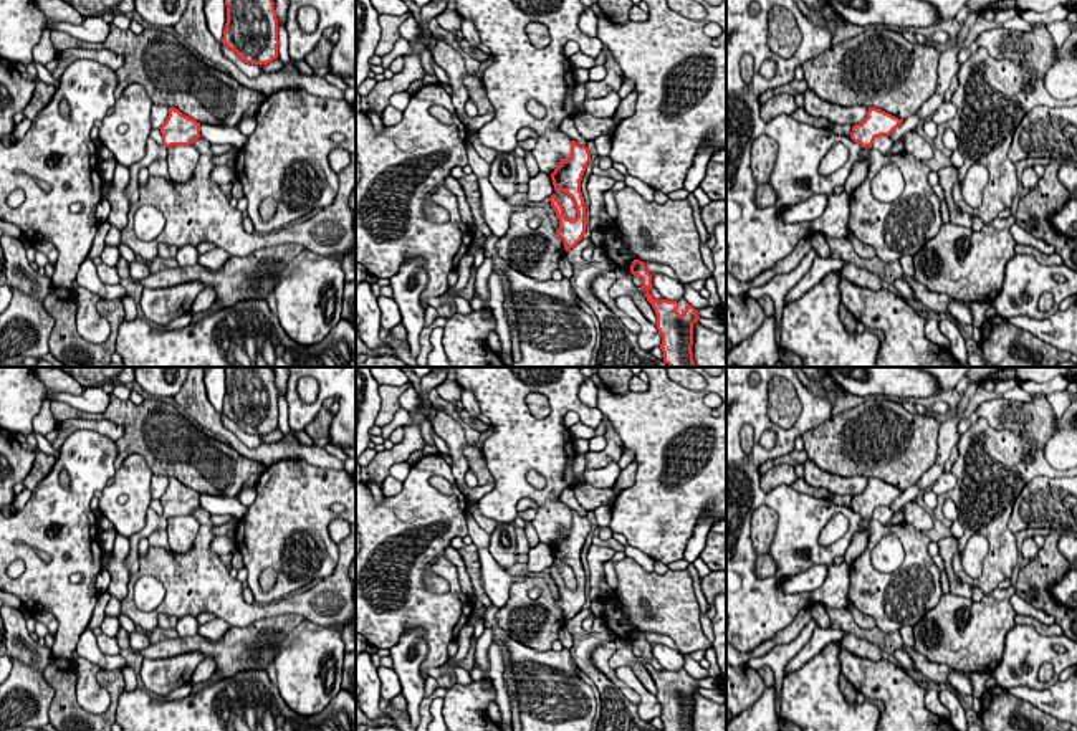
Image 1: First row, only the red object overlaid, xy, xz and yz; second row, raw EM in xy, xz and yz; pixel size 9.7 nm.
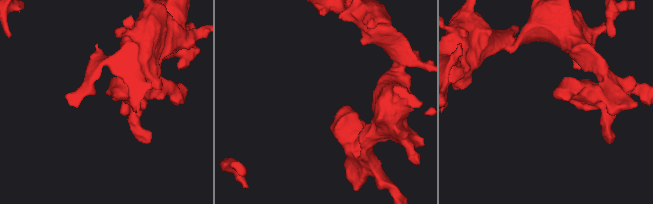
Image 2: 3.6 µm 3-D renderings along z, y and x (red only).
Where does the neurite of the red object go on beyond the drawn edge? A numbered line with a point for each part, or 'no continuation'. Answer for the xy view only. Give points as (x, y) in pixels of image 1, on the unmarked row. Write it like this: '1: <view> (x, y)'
1: xy (154, 521)

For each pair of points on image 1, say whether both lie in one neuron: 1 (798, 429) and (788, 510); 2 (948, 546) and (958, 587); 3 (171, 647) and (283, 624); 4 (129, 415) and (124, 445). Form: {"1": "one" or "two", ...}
{"1": "one", "2": "one", "3": "one", "4": "one"}

